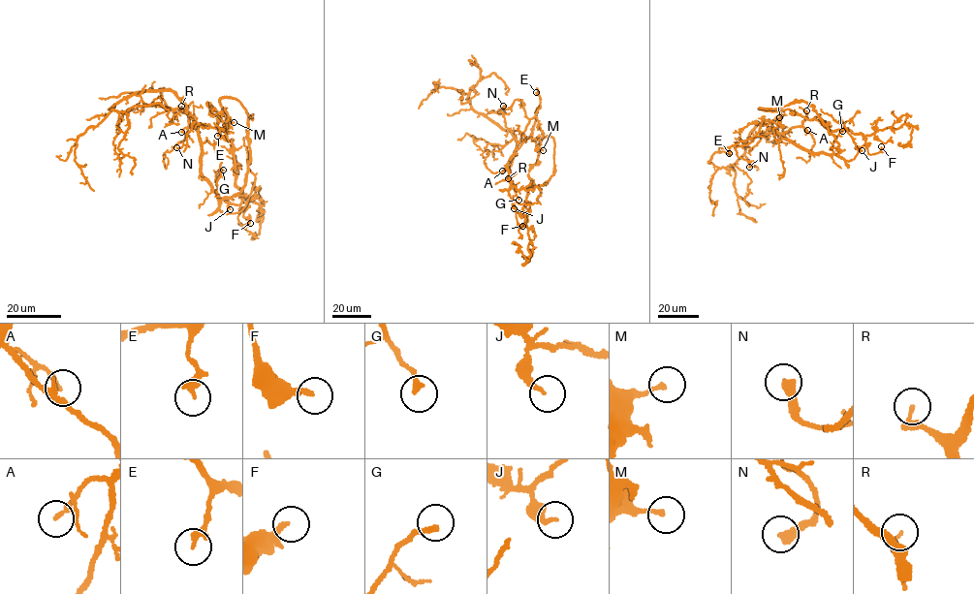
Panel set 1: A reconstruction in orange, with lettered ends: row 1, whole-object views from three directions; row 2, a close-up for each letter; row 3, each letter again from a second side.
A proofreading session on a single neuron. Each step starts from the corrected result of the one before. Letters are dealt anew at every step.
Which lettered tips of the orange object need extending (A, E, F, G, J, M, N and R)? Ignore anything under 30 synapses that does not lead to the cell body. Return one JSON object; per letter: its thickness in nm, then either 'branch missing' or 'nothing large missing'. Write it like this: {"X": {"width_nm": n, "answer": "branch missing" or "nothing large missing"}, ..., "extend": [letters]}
{"A": {"width_nm": 200, "answer": "nothing large missing"}, "E": {"width_nm": 280, "answer": "nothing large missing"}, "F": {"width_nm": 220, "answer": "nothing large missing"}, "G": {"width_nm": 240, "answer": "nothing large missing"}, "J": {"width_nm": 150, "answer": "nothing large missing"}, "M": {"width_nm": 160, "answer": "nothing large missing"}, "N": {"width_nm": 360, "answer": "nothing large missing"}, "R": {"width_nm": 130, "answer": "nothing large missing"}, "extend": []}

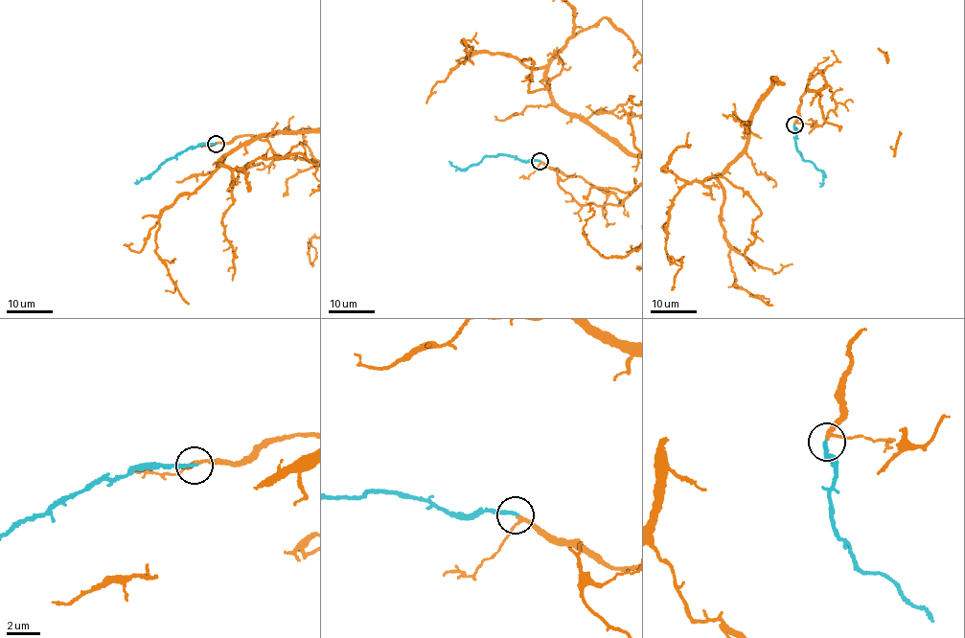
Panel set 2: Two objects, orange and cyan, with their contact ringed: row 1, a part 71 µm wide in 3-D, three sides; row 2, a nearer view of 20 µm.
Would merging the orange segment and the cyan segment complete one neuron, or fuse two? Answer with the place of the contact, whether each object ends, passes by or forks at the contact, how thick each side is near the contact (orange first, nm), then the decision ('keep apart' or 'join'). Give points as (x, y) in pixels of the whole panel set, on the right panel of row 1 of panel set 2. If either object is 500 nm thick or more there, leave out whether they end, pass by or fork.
at (794, 125); orange passes by; cyan ends there; 160 nm thick on the orange side, 240 nm on the other; join

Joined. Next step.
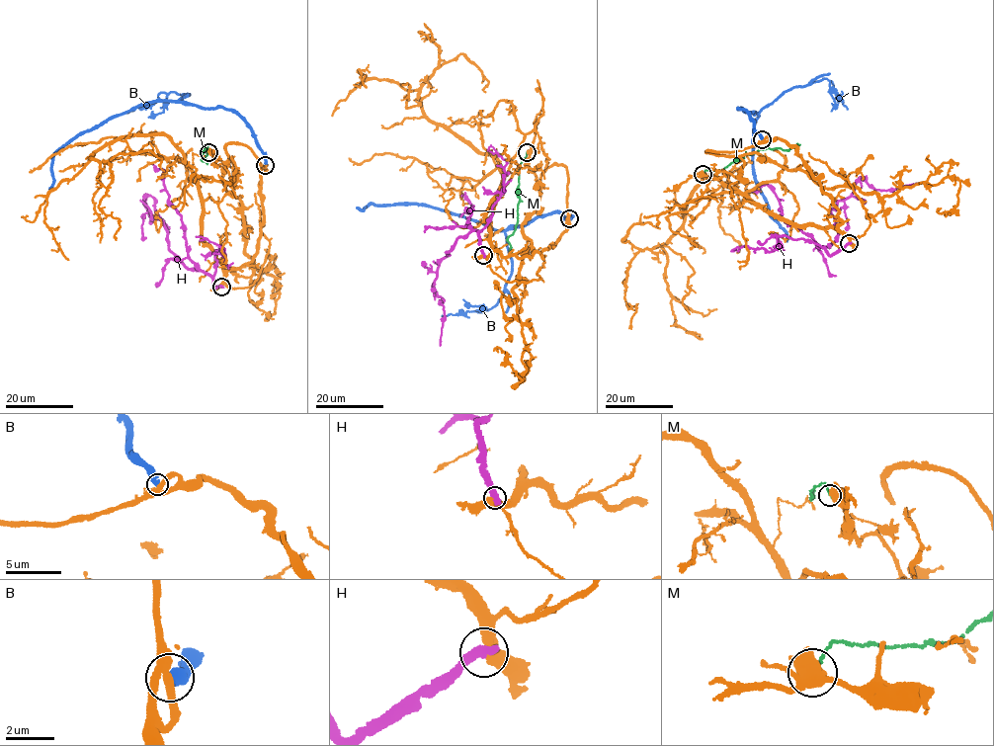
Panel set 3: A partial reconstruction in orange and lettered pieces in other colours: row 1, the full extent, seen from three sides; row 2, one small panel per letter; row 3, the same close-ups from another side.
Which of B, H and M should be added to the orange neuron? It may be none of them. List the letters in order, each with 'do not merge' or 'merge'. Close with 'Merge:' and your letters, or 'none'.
B: do not merge
H: do not merge
M: do not merge
Merge: none

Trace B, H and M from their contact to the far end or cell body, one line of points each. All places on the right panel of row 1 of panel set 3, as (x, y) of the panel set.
B: (763, 139), (750, 114), (738, 108), (759, 117), (753, 136), (756, 180), (771, 216), (786, 233), (786, 241)
H: (849, 243), (830, 255), (823, 247), (838, 234), (830, 209), (850, 196), (860, 177), (876, 190), (917, 183)
M: (703, 174), (706, 170), (722, 170), (760, 149), (786, 150), (800, 144)

